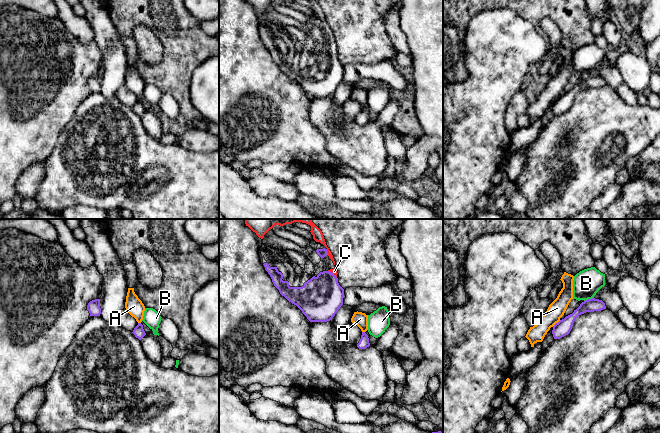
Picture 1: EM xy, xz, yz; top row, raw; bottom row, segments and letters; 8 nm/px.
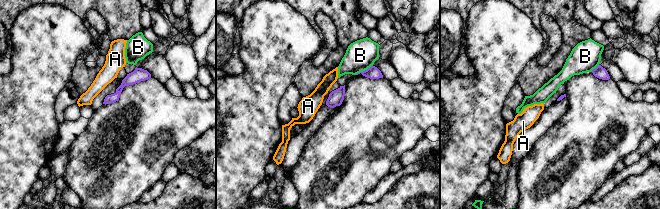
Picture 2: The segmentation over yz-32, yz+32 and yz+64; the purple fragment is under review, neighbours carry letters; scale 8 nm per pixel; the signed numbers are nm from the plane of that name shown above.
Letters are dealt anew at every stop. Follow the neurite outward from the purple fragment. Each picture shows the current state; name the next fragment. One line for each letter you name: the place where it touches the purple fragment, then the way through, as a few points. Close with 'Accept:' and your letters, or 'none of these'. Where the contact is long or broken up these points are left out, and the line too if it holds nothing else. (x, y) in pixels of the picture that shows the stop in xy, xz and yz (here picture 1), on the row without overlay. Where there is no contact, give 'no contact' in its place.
C: meets purple in xz at (327, 28)
Accept: C

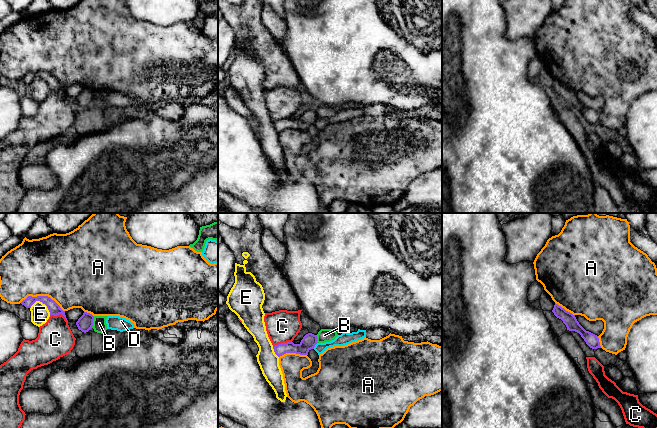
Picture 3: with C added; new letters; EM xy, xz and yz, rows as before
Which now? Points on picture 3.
Accept: none of these

